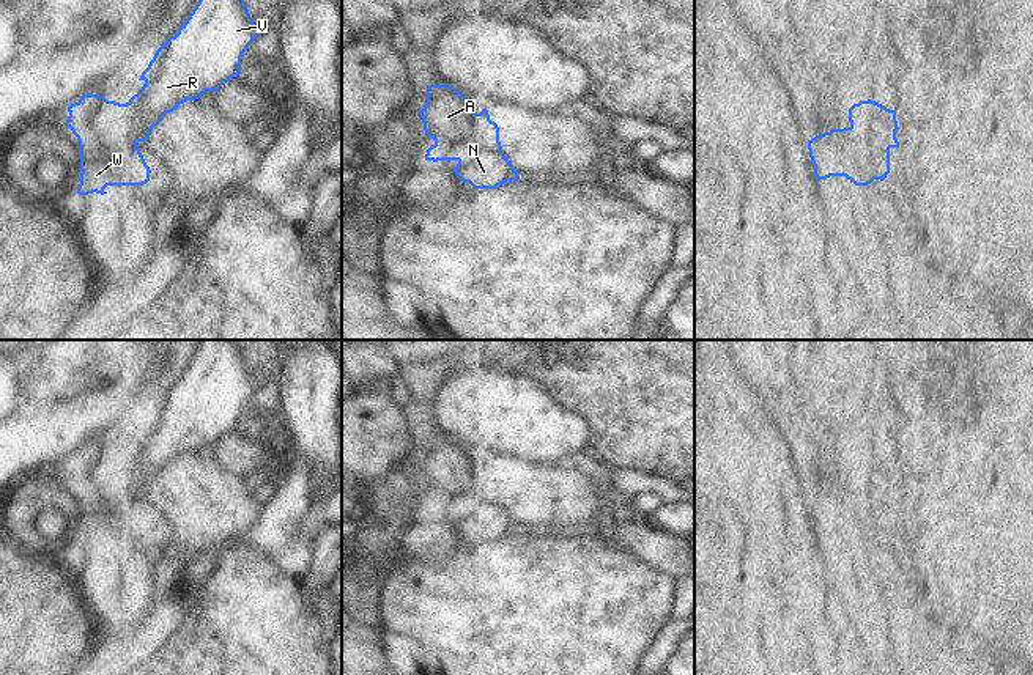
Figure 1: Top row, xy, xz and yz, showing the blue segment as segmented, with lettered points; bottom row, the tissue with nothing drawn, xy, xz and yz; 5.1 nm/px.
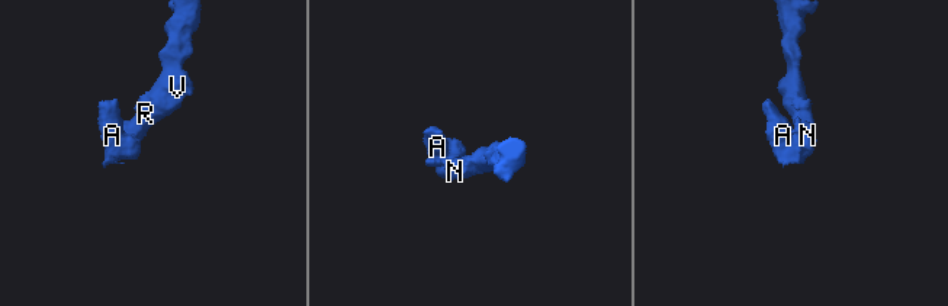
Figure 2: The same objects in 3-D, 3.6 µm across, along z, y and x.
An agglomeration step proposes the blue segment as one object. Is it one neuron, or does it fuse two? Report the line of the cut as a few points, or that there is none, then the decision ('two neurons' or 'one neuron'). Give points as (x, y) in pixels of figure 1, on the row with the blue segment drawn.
cut in xy along (106, 101), (104, 117), (118, 134), (137, 142); two neurons

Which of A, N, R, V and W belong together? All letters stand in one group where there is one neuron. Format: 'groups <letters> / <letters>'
groups A W / N R V

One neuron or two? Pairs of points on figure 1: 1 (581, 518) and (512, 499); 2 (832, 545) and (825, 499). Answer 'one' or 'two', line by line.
1: one
2: one

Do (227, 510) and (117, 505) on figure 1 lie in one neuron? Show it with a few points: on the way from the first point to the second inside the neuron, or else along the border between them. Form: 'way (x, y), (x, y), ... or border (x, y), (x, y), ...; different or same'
border (136, 496), (150, 523); different

